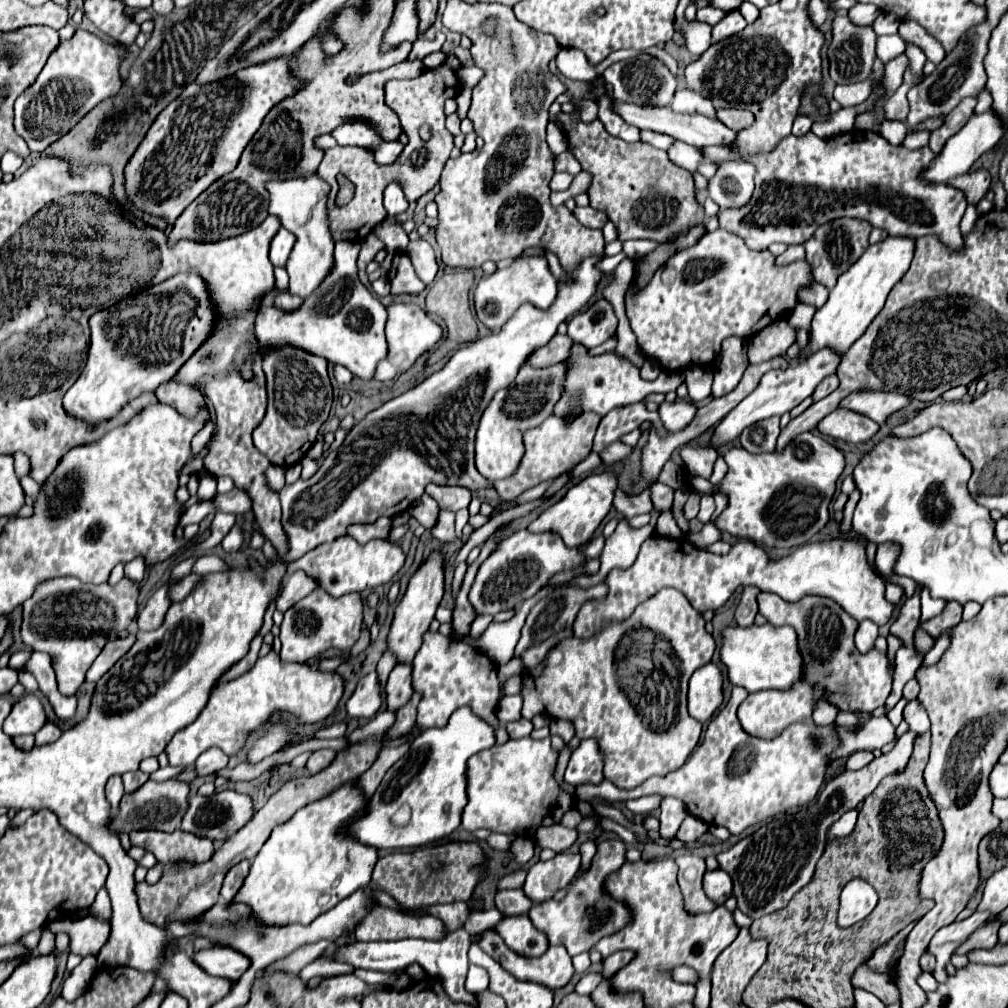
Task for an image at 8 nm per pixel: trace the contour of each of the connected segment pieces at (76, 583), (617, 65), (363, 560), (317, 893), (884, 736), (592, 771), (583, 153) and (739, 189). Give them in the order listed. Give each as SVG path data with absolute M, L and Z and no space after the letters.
M64 576L44 580L44 584L40 584L40 588L36 588L36 592L24 602L22 640L28 648L52 656L58 688L64 696L76 694L104 644L120 638L136 618L138 594L140 584L126 576L116 586L110 586L108 582L84 584L76 578Z
M638 54L628 60L614 62L610 68L604 70L604 80L612 84L614 100L628 102L628 104L656 104L658 108L668 106L678 88L676 74L672 74L664 62L660 62L656 56L650 54Z
M344 534L340 540L332 544L320 544L312 552L306 552L300 560L294 560L286 566L286 574L296 570L304 570L320 582L320 588L330 592L332 596L342 596L348 592L362 592L390 582L404 566L406 554L402 548L390 540L370 540L368 544L358 544L352 536Z
M350 782L330 796L304 806L288 822L276 826L254 858L250 874L232 904L240 902L250 906L250 918L258 924L306 926L358 888L368 890L374 864L378 862L378 850L356 844L356 840L344 834L346 820L360 814L366 802L362 792Z
M888 716L872 718L858 732L844 728L844 732L840 732L840 740L842 740L842 744L832 754L832 758L842 758L842 756L848 756L848 754L858 752L858 750L882 748L882 746L896 740L896 728L888 720Z
M596 738L582 740L580 746L572 752L564 780L570 786L578 786L586 782L600 784L604 780L604 754L600 752Z
M578 106L570 114L560 112L558 124L568 138L568 152L576 156L582 170L588 170L594 176L592 186L588 188L590 206L608 212L608 218L618 228L620 240L676 240L680 232L704 224L706 214L696 200L692 172L676 166L664 150L642 140L628 144L626 140L616 140L616 136L612 138L598 118L590 124L582 122Z
M724 162L708 182L708 196L720 208L740 208L748 204L754 192L754 172L756 168L748 162Z

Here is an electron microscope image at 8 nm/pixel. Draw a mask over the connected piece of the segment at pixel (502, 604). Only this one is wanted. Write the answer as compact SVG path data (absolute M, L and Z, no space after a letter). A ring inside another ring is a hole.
M518 530L504 538L496 550L482 562L476 580L470 588L470 602L476 614L498 614L502 610L514 610L520 602L532 598L548 580L566 570L576 570L586 564L586 556L580 548L568 548L558 534L532 534L528 530Z

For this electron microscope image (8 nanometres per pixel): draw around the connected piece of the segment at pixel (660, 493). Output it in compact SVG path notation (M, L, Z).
M656 482L652 484L652 504L654 504L654 510L656 512L666 512L666 510L672 510L672 494L674 490Z

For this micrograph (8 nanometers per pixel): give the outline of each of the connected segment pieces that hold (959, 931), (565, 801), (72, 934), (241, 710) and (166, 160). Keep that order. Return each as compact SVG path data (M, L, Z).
M976 910L970 918L966 918L966 920L962 920L962 922L952 922L952 924L940 928L940 930L934 934L928 950L936 956L934 978L937 982L946 982L947 973L944 972L944 964L950 962L950 956L952 956L954 948L958 948L960 944L964 944L964 942L972 936L972 932L974 932L982 922L986 922L988 916L990 916L990 912L980 912L980 910Z
M520 738L520 740L508 740L506 744L496 744L484 752L474 754L468 760L466 768L466 780L468 780L468 804L462 812L462 826L468 832L474 832L478 828L486 828L494 834L506 834L506 836L524 836L532 842L536 842L536 830L540 826L560 824L564 814L574 808L574 792L566 792L554 778L556 762L560 752L552 748L550 738L544 740L532 740L532 738Z
M86 916L80 920L56 920L52 924L46 924L48 932L54 936L58 932L66 932L70 938L70 950L80 956L90 956L96 954L104 942L108 940L110 934L110 924L108 922L96 922L94 918Z
M270 650L264 658L258 658L250 672L232 682L226 682L222 688L218 686L200 716L188 724L188 728L176 732L176 736L166 746L170 766L192 766L196 758L212 746L224 750L228 756L240 752L248 740L248 734L252 730L260 730L276 712L294 716L298 724L320 722L336 710L342 694L344 678L340 674L322 672L316 666L300 662L282 664L280 656Z
M276 58L244 68L228 80L190 84L154 120L148 134L124 168L124 190L144 214L164 218L168 224L200 196L214 180L232 172L242 150L260 128L268 110L296 92L300 84L290 76L288 58Z

